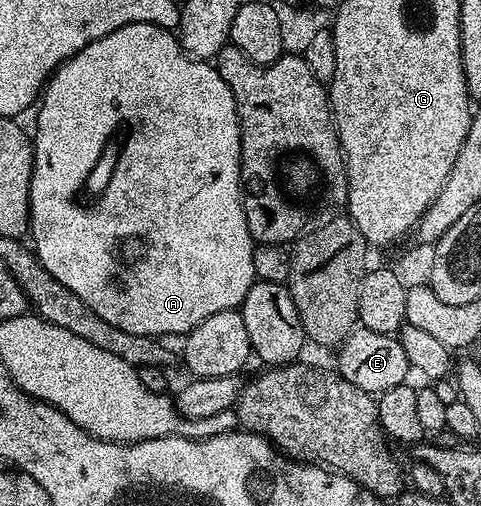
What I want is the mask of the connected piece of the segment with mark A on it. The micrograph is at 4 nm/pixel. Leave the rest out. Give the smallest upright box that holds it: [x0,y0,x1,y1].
[28,23,257,339]

